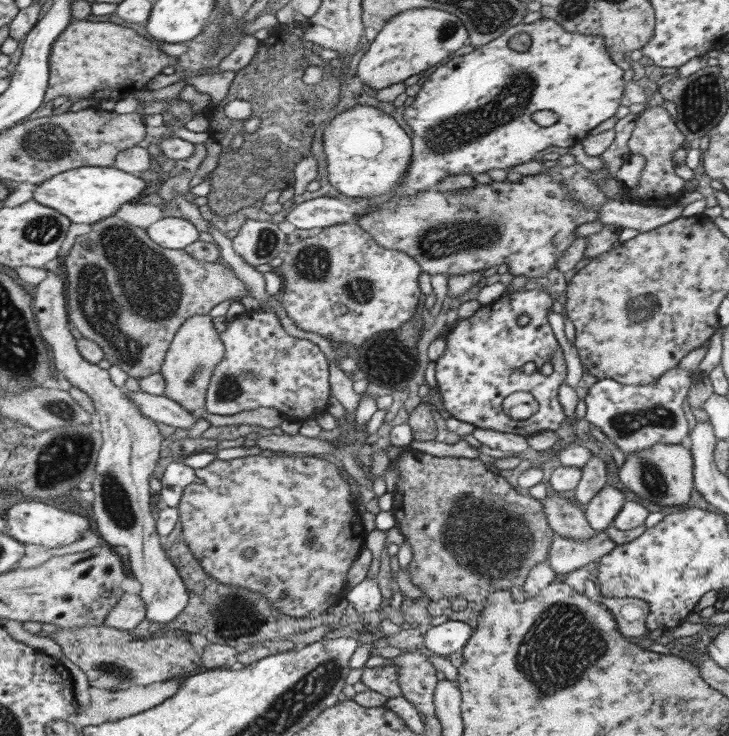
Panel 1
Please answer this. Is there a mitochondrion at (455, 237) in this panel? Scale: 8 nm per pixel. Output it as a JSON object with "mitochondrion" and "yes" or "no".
{"mitochondrion":"yes"}

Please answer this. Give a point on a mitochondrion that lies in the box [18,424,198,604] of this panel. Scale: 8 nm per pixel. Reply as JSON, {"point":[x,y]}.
{"point":[74,450]}

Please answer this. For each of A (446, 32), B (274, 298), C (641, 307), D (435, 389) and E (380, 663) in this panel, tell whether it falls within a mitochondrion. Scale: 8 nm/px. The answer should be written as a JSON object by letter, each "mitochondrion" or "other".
{"A":"mitochondrion","B":"other","C":"mitochondrion","D":"other","E":"other"}

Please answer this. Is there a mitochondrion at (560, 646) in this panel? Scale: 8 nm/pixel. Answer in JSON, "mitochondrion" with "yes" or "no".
{"mitochondrion":"yes"}

